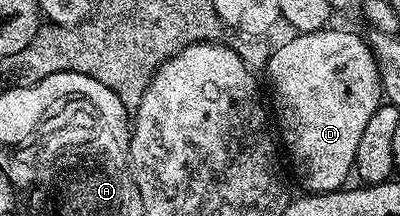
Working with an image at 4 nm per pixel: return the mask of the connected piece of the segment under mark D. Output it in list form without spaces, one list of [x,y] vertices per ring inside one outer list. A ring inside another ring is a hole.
[[[305,31],[293,34],[268,59],[268,83],[276,94],[274,123],[280,126],[282,147],[292,158],[292,167],[308,193],[339,191],[349,182],[356,166],[358,141],[370,117],[382,105],[380,74],[372,48],[352,31]]]

